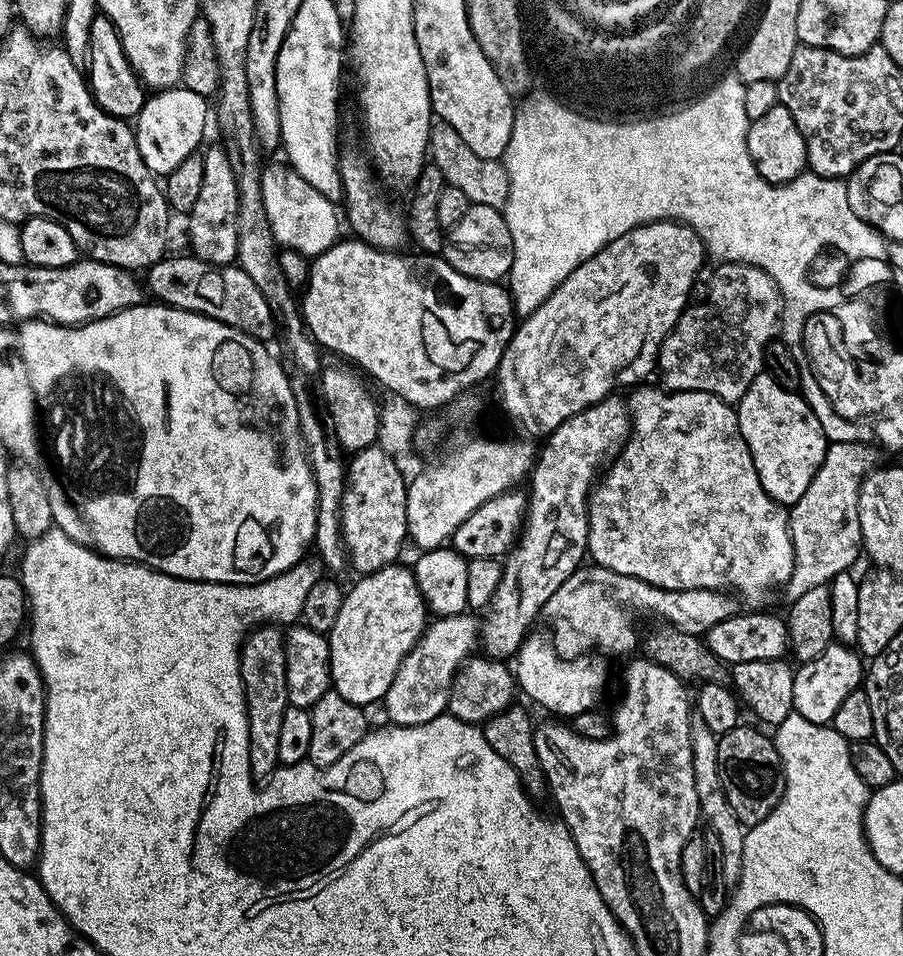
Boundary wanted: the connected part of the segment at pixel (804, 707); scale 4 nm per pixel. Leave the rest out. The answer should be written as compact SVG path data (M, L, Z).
M839 642L829 644L818 658L800 664L795 669L794 702L792 703L795 715L806 718L806 722L831 725L838 706L846 698L846 694L857 691L861 687L866 675L865 665L862 663L859 651L849 645Z

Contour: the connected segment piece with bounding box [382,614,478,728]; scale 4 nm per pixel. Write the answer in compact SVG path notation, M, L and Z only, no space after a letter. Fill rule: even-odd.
M461 614L441 616L433 619L420 635L420 640L408 651L404 661L386 690L382 707L389 716L389 721L398 726L422 726L434 718L445 715L448 706L448 687L457 667L473 655L478 644L477 617ZM473 648L473 649L472 649ZM453 660L453 661L452 661Z

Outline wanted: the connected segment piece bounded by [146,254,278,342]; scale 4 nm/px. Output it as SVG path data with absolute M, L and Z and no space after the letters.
M185 254L185 256L165 255L163 260L159 260L156 264L152 264L146 269L146 288L149 293L152 292L157 301L161 304L167 304L169 308L181 308L187 312L197 312L206 318L214 318L218 322L222 322L226 326L236 328L240 332L252 336L255 340L268 342L268 339L277 335L278 329L276 319L270 308L266 298L262 296L262 290L258 290L258 286L254 286L250 274L246 274L246 270L242 270L235 263L219 265L208 264L204 260L200 260L197 256Z

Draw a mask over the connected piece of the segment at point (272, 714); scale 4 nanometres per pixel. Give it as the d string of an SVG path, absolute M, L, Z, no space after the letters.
M256 626L245 635L240 646L240 677L248 719L248 768L256 778L271 776L280 764L278 737L282 731L282 714L286 714L290 706L286 690L284 638L285 633L279 627Z

